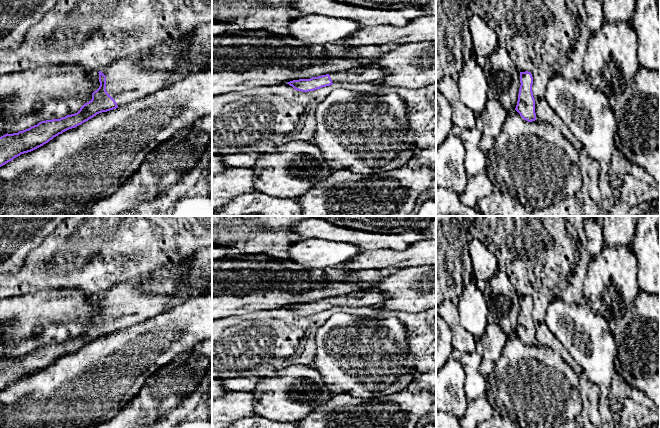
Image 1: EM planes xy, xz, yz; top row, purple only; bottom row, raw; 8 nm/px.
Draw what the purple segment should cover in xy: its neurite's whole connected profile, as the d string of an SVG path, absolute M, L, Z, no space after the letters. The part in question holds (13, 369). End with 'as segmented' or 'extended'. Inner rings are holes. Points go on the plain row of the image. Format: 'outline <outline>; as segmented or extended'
outline M136 282L117 283L99 295L99 312L80 334L60 343L41 345L18 357L0 361L0 391L21 378L31 376L63 356L75 352L99 337L127 329L163 311L180 305L189 297L182 283L177 294L146 295Z; extended

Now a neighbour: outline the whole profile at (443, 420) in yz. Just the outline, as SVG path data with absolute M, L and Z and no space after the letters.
M436 410L436 428L462 428L458 418Z

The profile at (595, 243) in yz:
M584 216L584 230L587 238L587 250L591 257L595 257L605 246L601 224L591 216Z

